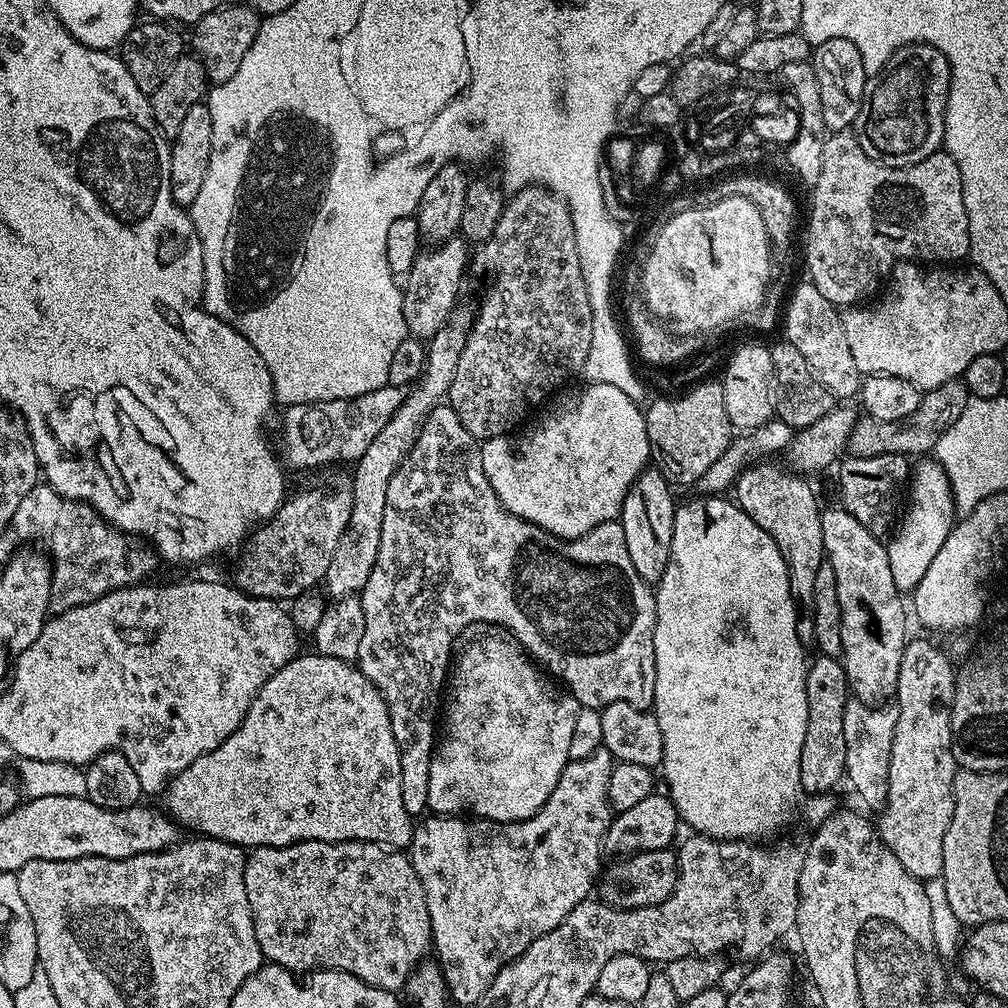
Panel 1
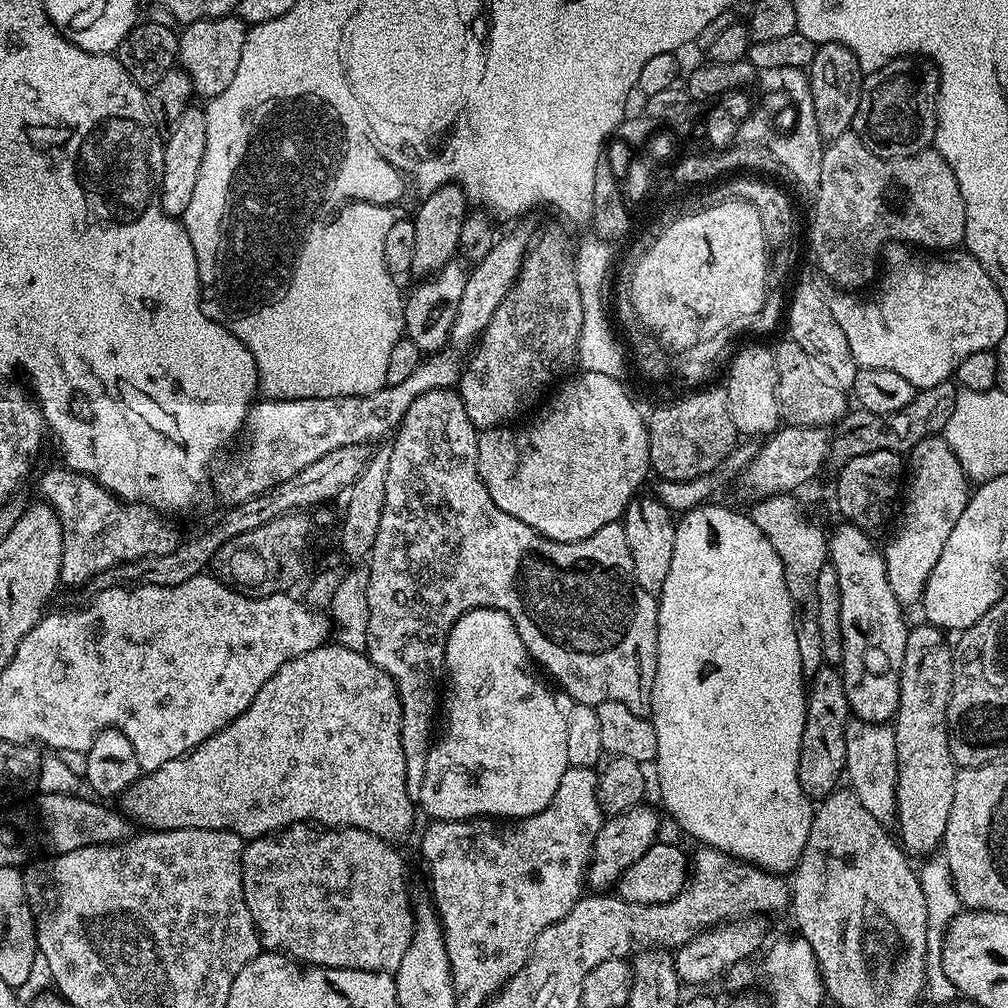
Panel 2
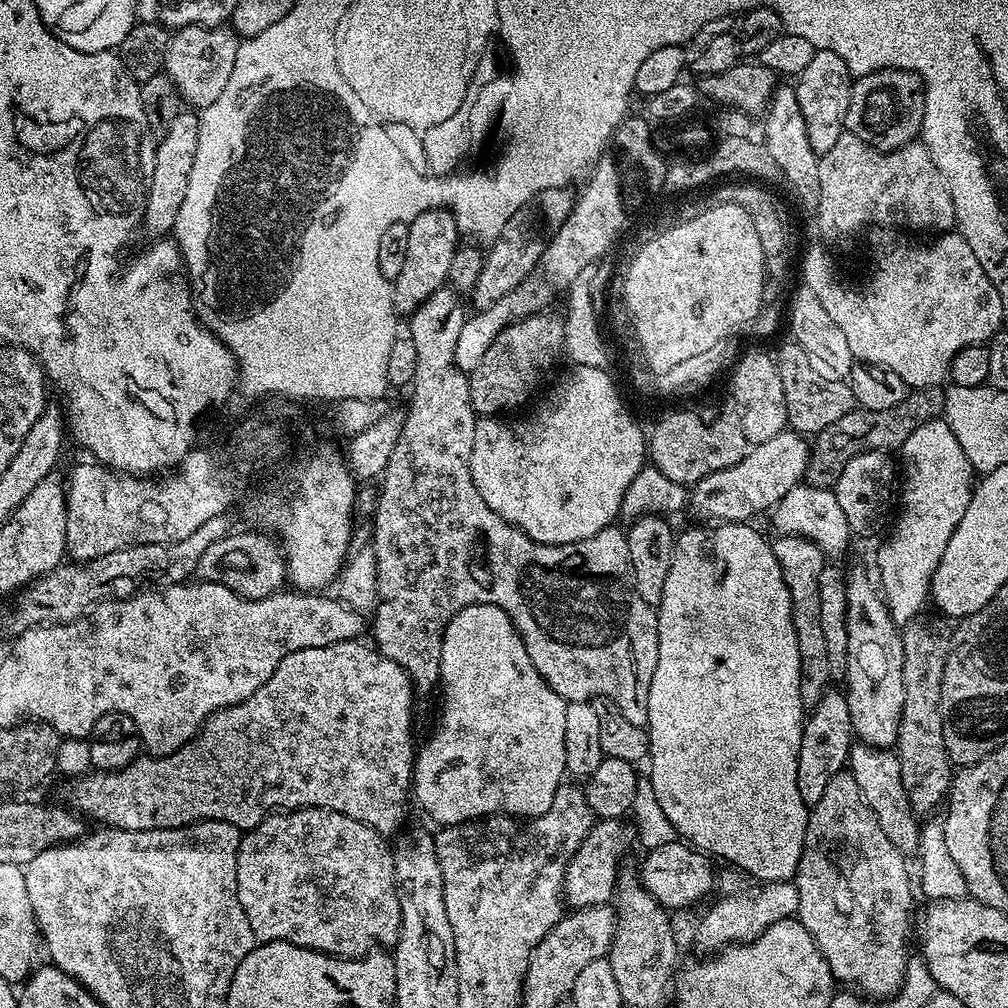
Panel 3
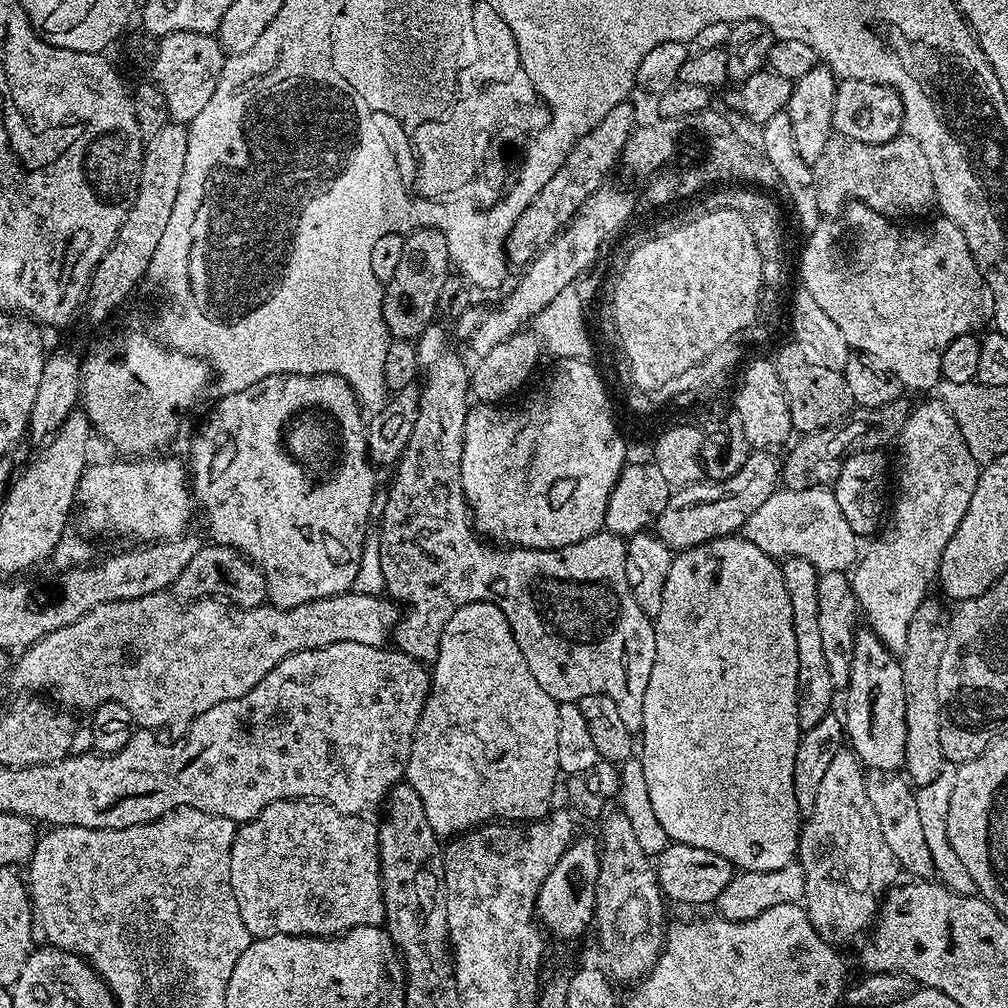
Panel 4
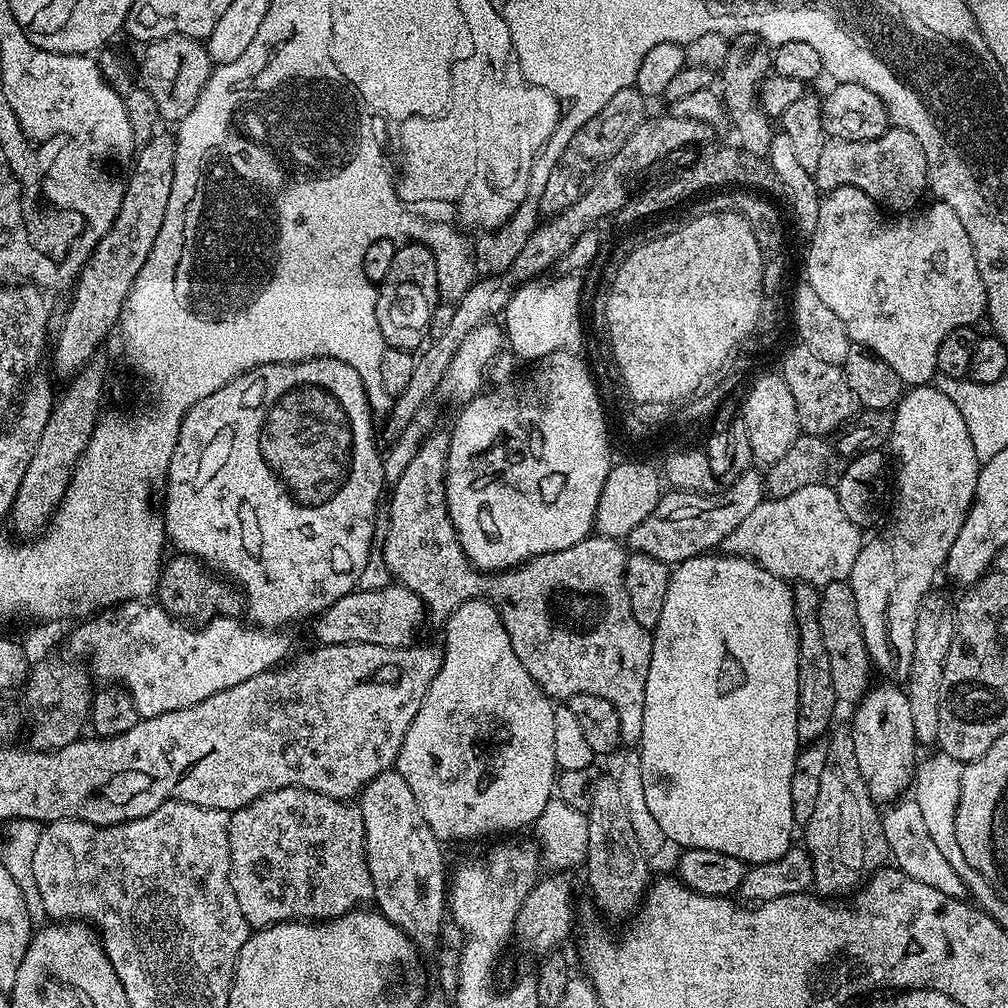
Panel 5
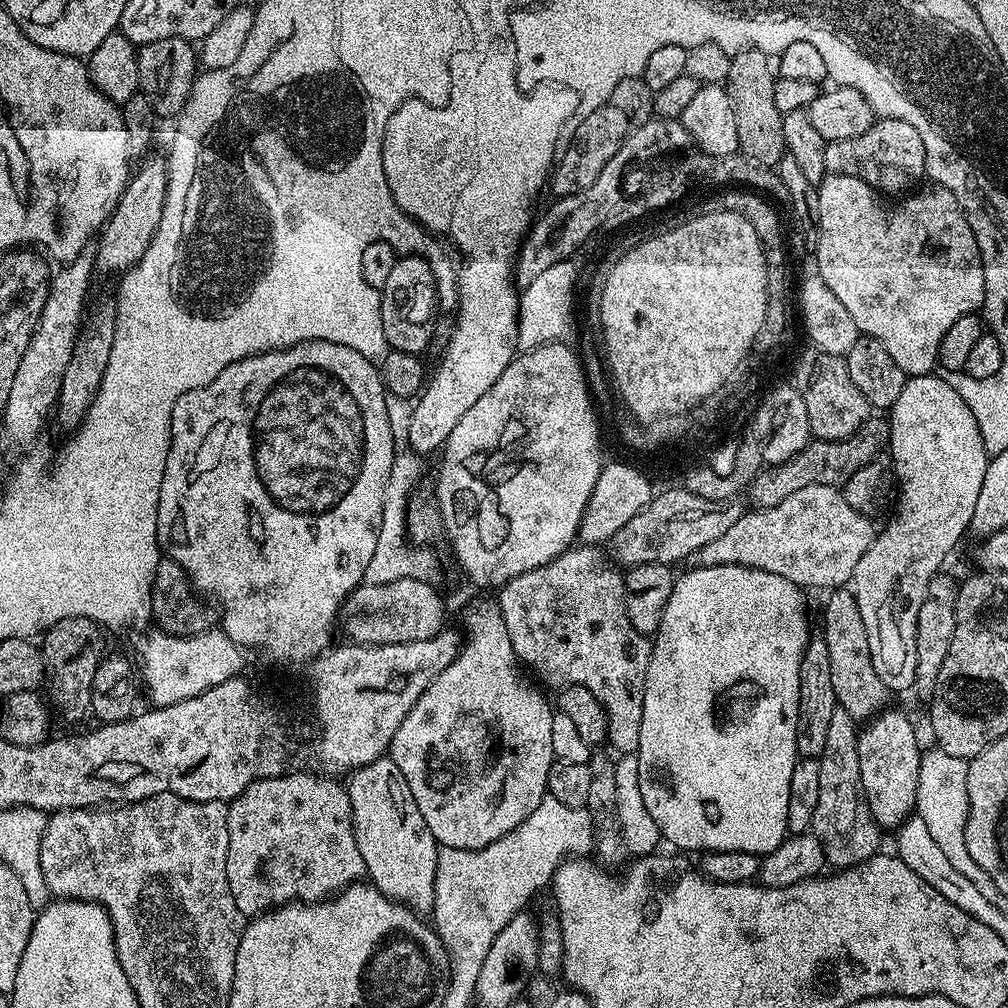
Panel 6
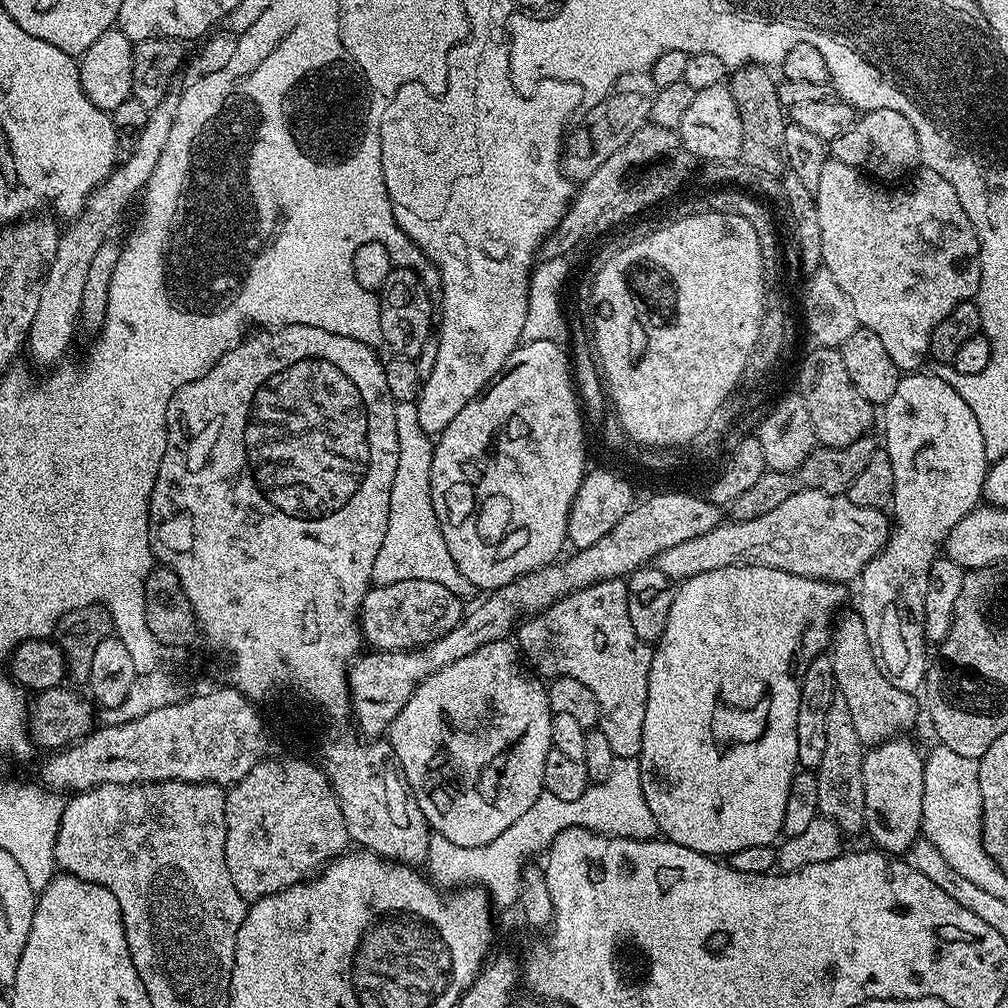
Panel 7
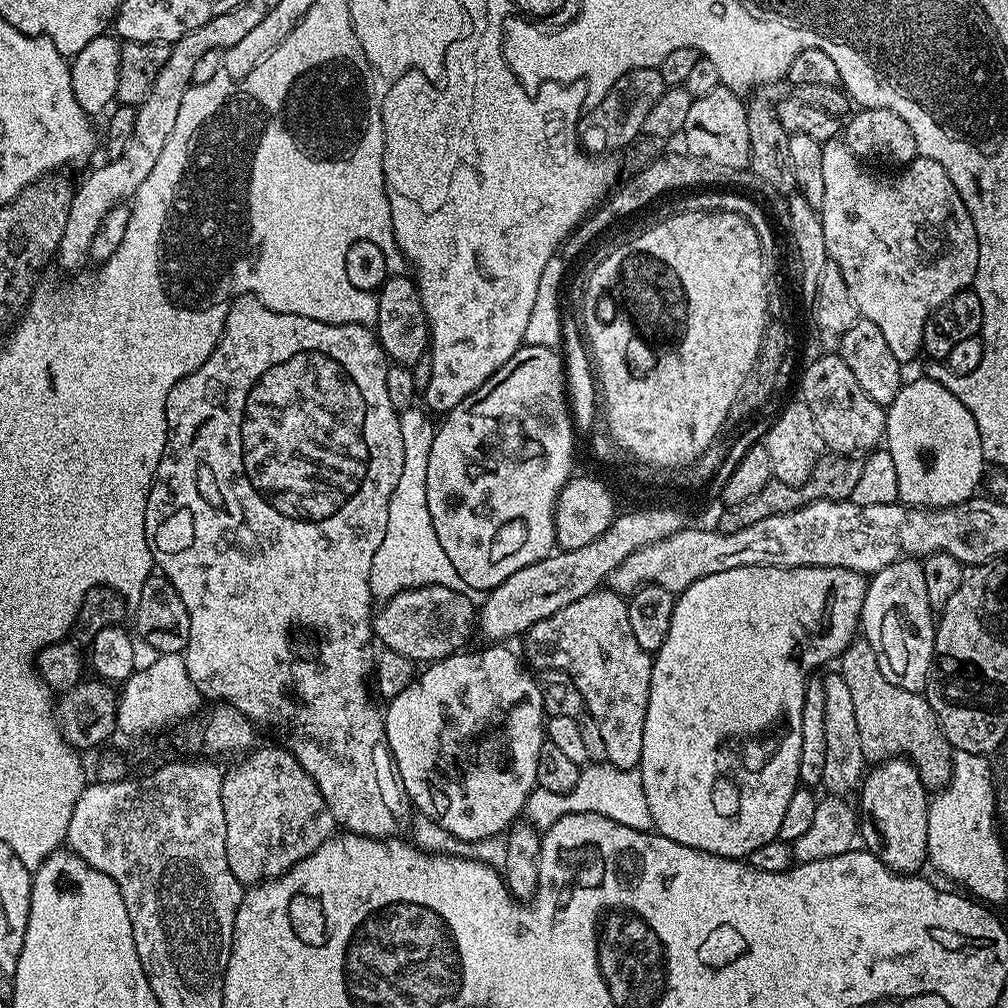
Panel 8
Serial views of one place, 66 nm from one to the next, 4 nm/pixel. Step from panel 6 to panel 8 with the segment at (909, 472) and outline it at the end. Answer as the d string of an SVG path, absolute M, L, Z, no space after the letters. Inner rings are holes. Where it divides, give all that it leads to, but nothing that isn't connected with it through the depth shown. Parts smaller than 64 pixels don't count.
M912 380L901 384L898 394L892 404L887 405L884 417L884 440L890 458L894 458L894 471L898 473L898 494L900 500L909 506L919 506L922 508L952 508L956 504L961 504L964 500L971 500L977 495L976 487L980 484L980 479L984 476L986 461L982 454L982 438L978 434L978 422L974 422L974 414L966 410L966 406L960 399L949 390L947 383L939 384L936 380ZM901 558L890 566L871 573L866 590L866 602L862 606L860 615L860 628L863 639L868 640L874 650L878 670L886 674L886 682L894 682L894 686L902 686L902 690L923 693L928 681L928 671L932 665L936 624L930 598L926 598L926 574L919 559Z

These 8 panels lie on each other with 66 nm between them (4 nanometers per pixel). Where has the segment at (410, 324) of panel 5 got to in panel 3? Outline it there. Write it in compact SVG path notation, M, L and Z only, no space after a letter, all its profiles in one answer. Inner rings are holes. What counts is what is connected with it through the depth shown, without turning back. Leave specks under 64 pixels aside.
M447 208L426 210L426 214L418 214L418 218L412 220L406 234L406 258L402 262L402 270L398 270L398 278L391 281L392 307L397 313L410 314L418 310L418 306L422 306L430 294L445 287L450 260L461 240L460 227Z

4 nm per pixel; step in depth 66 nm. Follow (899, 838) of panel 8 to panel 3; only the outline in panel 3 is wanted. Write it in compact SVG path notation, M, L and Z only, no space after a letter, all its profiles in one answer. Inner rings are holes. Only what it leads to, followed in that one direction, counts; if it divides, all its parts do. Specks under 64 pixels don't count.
M864 572L847 573L846 650L848 674L846 695L855 739L871 748L891 749L900 733L904 705L904 647L901 629L893 622L873 577Z

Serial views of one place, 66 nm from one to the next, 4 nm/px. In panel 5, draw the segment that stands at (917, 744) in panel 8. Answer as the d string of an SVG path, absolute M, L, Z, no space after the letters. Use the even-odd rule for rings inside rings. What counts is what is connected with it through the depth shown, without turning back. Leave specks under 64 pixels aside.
M835 580L820 588L818 619L822 625L822 639L826 655L830 658L830 675L834 681L837 701L855 705L870 687L868 672L873 671L872 660L866 650L866 638L862 634L862 622L858 622L858 602L854 602L854 590L848 580Z

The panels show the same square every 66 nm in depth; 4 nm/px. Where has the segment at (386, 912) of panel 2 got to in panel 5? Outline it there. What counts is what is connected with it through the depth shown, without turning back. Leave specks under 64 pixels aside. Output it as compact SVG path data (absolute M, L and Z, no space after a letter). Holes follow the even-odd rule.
M283 788L259 796L228 817L230 834L230 886L249 929L268 928L287 920L323 922L359 909L372 900L368 852L364 849L364 823L355 803L335 800L305 788Z

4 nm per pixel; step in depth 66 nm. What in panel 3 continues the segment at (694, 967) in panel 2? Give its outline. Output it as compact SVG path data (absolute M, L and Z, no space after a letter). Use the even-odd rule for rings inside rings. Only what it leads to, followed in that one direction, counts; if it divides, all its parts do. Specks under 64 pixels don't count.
M770 880L761 883L752 893L736 892L733 896L724 896L717 904L710 905L708 913L701 918L700 925L696 928L696 944L700 948L712 948L711 950L719 950L730 944L745 944L758 939L774 922L795 917L797 910L798 890L792 880Z

